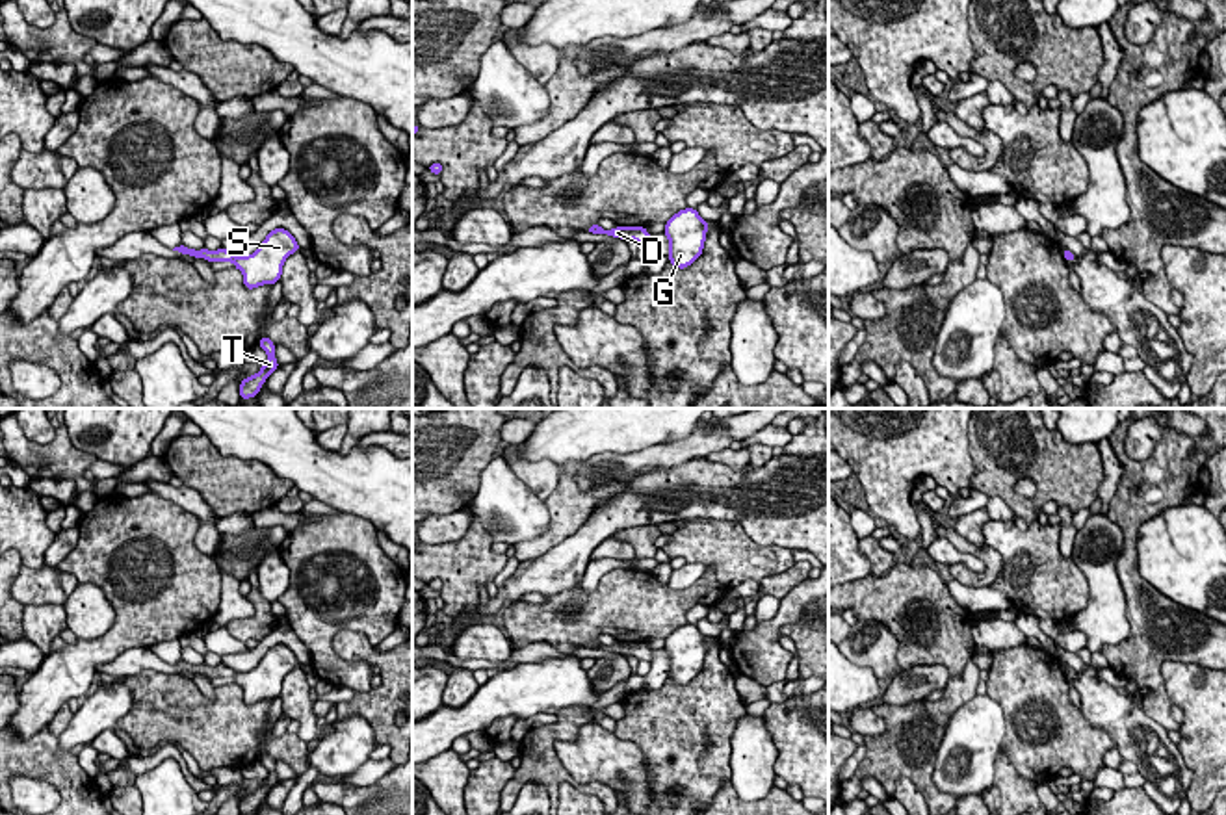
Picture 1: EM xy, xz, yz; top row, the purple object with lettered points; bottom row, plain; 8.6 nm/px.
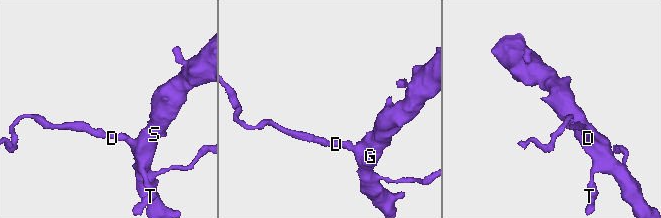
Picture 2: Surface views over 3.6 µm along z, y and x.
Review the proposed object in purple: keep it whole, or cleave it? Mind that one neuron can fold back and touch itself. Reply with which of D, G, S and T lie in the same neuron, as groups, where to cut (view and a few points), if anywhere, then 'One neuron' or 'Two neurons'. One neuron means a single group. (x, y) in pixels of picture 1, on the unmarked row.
Groups: D G S T. No split. One neuron

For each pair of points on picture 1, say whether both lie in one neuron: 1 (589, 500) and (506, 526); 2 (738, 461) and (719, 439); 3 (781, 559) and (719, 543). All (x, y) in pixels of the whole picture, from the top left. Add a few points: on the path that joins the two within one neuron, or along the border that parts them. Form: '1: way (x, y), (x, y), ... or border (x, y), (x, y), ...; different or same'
1: border (545, 500), (548, 528), (532, 539), (517, 543); different
2: border (729, 446), (704, 457); different
3: way (766, 559), (740, 559), (734, 554); same

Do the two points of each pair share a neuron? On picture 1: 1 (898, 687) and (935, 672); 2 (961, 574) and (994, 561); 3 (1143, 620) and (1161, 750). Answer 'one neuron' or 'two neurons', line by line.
1: one neuron
2: one neuron
3: two neurons

